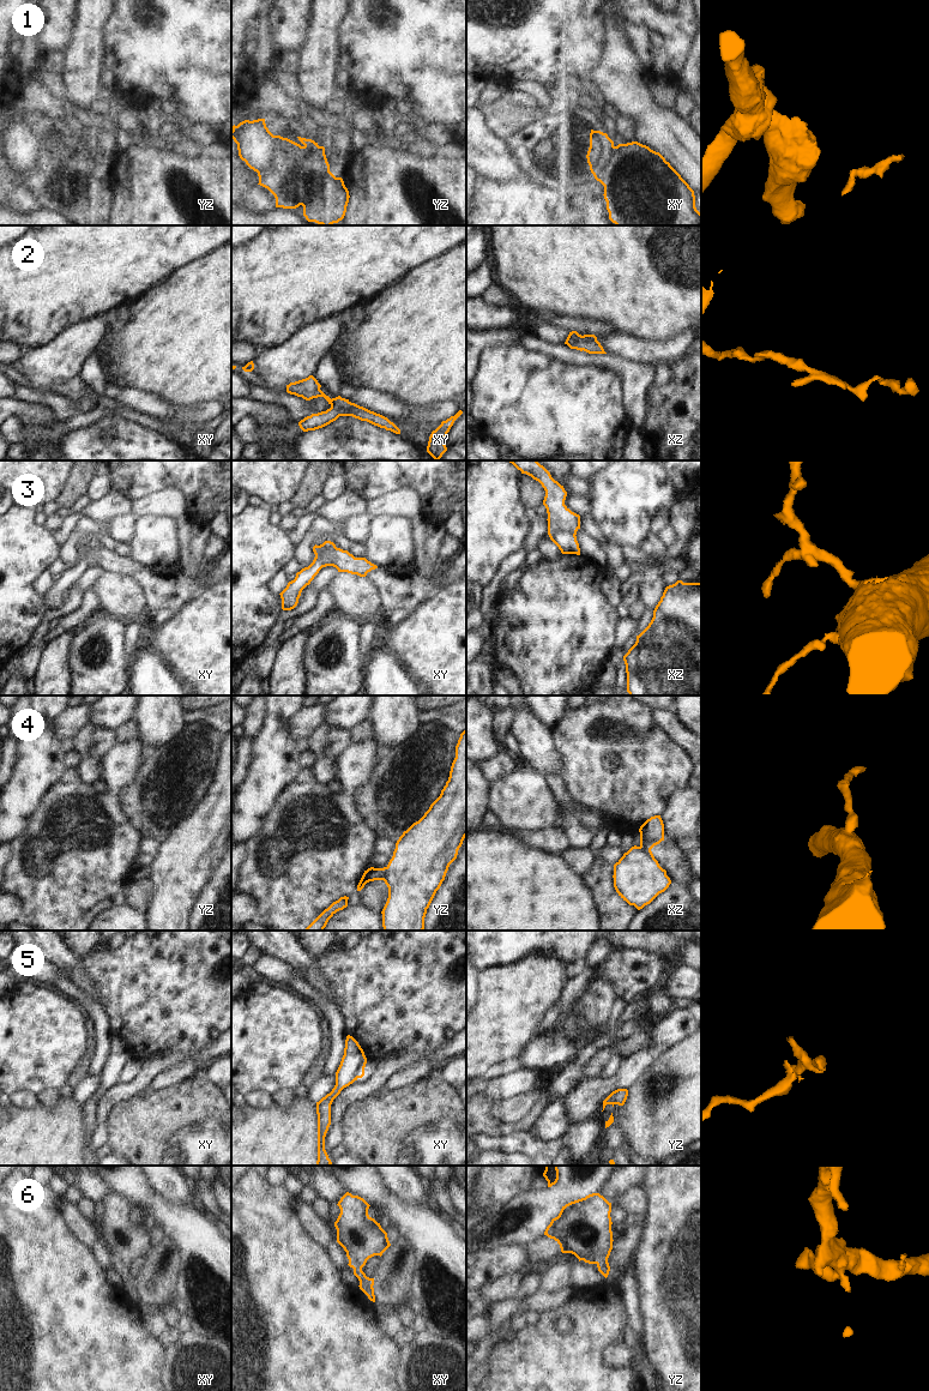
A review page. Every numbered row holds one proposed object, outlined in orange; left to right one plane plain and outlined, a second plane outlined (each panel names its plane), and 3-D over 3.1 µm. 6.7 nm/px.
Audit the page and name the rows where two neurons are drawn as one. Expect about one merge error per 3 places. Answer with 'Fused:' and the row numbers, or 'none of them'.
Fused: 3, 4

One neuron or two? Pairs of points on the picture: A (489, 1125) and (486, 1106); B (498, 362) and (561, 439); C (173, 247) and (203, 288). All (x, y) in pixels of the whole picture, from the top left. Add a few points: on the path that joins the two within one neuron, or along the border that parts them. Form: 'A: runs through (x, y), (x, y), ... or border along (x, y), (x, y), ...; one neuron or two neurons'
A: runs through (486, 1120), (486, 1111); one neuron
B: runs through (511, 381), (547, 420); one neuron
C: border along (210, 252), (178, 268), (162, 281); two neurons

